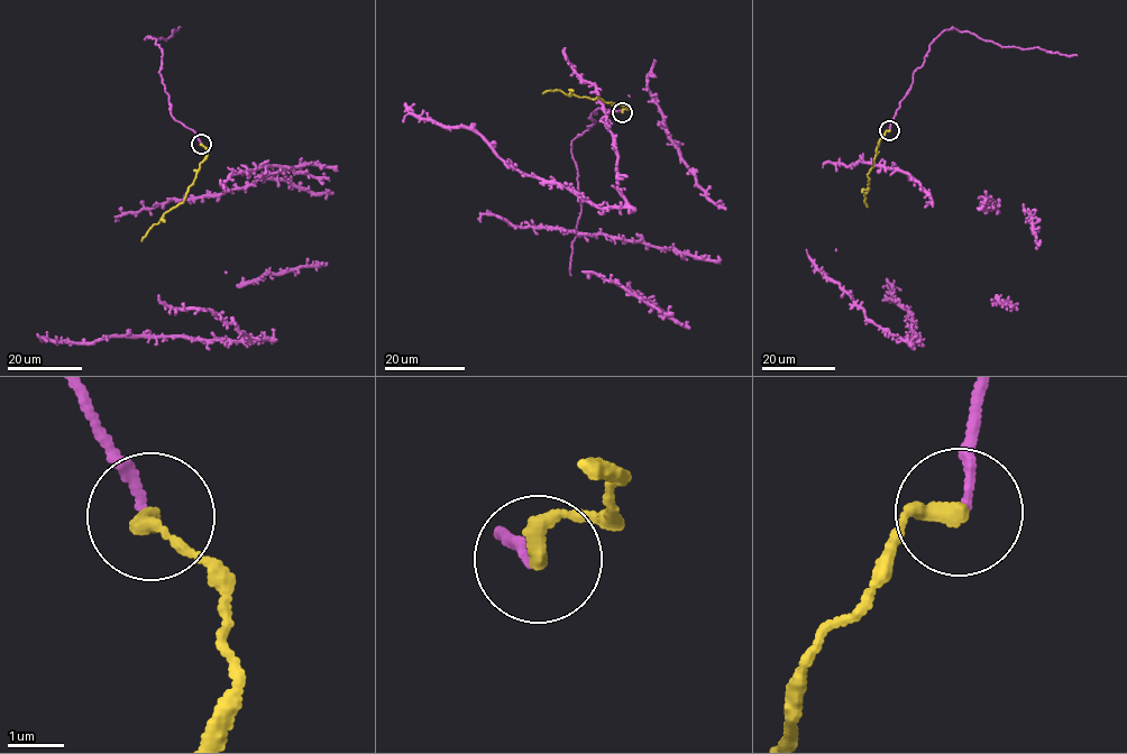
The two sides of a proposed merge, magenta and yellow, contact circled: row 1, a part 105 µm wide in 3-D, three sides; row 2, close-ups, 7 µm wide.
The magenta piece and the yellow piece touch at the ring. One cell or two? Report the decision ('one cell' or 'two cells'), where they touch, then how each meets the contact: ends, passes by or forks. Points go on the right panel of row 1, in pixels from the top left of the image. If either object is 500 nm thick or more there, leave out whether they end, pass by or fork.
one cell | (889, 130) | magenta ends | yellow ends

